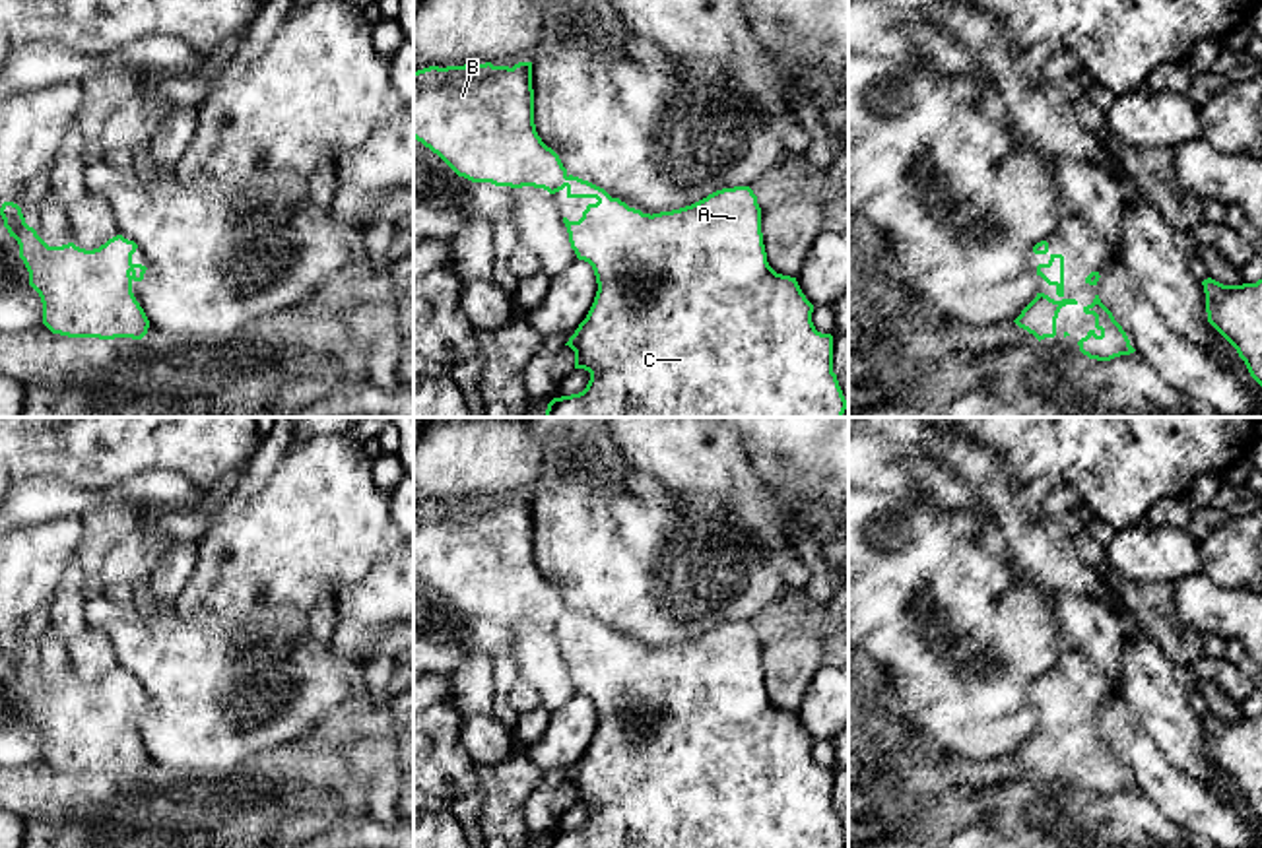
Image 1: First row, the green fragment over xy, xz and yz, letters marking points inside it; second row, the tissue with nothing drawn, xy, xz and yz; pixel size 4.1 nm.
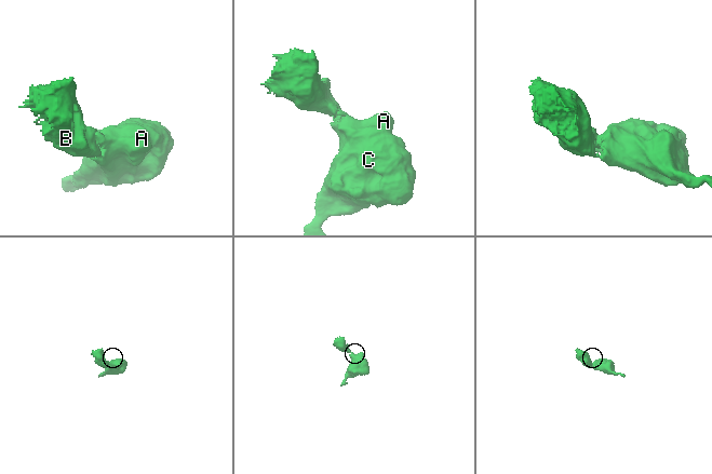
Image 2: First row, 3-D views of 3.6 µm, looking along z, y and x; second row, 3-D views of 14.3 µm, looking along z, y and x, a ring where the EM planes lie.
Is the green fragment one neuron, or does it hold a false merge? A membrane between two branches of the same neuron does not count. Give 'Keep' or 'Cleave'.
Keep

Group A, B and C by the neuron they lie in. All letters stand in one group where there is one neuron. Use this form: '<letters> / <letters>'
A B C

